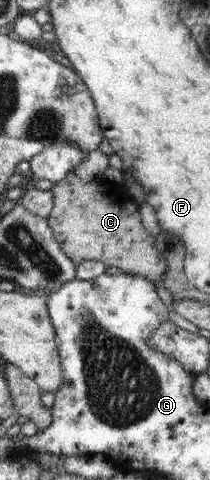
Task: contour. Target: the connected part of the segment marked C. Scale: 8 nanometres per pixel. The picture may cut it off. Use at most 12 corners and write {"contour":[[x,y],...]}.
{"contour":[[75,168],[50,190],[54,238],[159,283],[167,262],[124,184]]}

